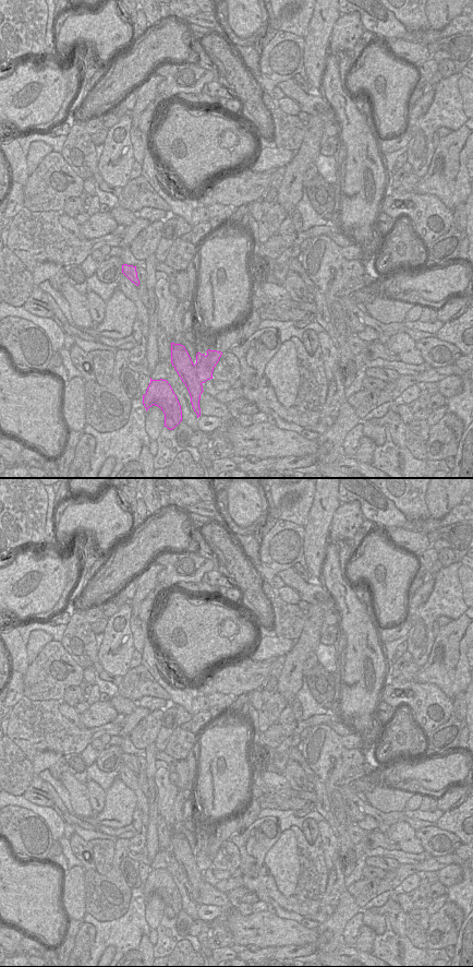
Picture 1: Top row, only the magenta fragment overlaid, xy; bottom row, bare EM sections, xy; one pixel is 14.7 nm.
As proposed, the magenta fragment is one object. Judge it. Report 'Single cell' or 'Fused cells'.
Fused cells.

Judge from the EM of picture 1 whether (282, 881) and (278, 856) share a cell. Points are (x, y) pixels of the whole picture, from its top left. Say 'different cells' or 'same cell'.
same cell

